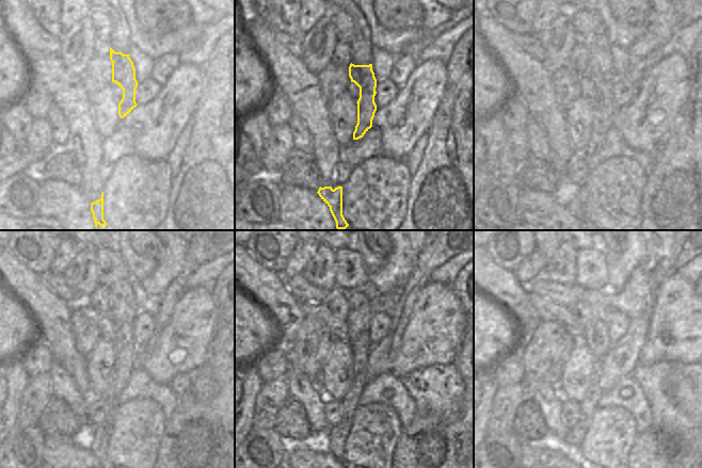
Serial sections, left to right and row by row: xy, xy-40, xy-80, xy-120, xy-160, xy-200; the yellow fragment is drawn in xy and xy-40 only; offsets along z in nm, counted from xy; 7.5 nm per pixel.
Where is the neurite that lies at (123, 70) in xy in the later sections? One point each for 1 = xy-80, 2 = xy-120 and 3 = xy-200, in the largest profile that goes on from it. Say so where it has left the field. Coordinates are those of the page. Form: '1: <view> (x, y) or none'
1: xy-80 (603, 109)
2: xy-120 (124, 345)
3: xy-200 (576, 433)

